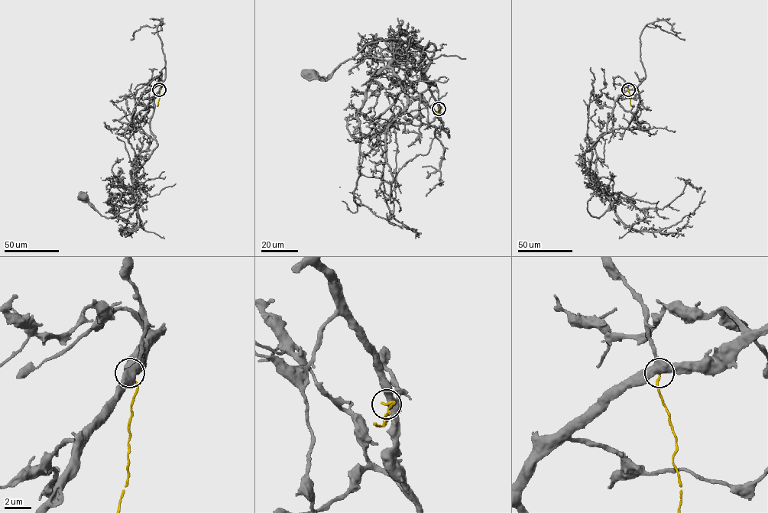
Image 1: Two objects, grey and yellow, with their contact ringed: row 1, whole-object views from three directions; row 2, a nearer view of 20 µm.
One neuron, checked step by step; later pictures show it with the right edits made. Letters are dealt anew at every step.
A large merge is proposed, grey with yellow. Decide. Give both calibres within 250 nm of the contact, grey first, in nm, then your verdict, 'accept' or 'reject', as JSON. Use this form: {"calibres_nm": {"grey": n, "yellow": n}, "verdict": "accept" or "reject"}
{"calibres_nm": {"grey": 420, "yellow": 180}, "verdict": "reject"}

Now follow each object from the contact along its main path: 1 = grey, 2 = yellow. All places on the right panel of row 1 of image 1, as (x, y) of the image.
1: (628, 90), (590, 148), (589, 170), (598, 188), (588, 202), (590, 215), (598, 218), (609, 208), (607, 196)
2: (628, 90), (631, 106)

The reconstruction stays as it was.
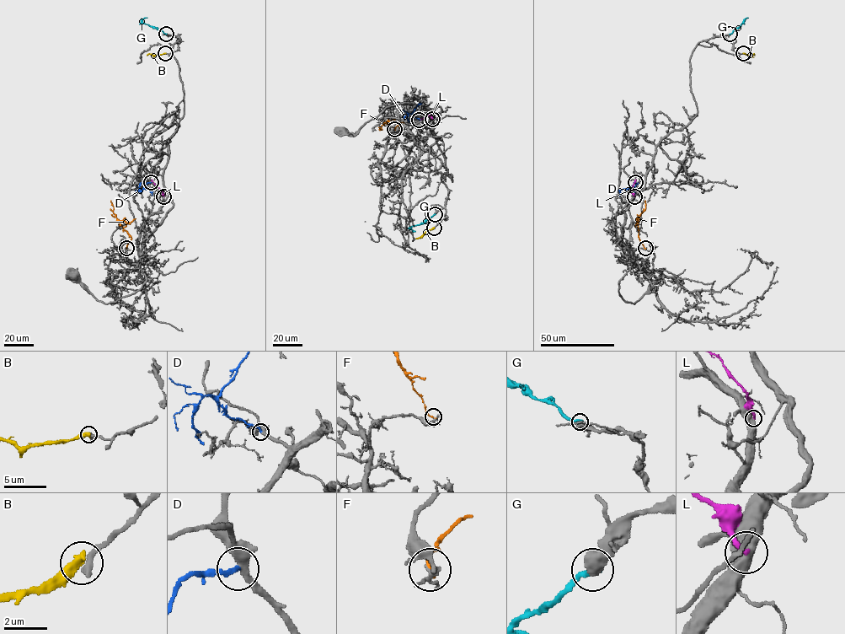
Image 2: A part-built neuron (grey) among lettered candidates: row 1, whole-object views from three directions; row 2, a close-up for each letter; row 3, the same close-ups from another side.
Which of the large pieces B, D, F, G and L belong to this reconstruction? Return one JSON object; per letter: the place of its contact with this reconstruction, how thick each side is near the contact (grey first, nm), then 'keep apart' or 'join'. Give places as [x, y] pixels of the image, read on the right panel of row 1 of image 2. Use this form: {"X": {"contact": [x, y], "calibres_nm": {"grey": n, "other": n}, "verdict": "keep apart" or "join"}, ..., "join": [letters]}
{"B": {"contact": [743, 53], "calibres_nm": {"grey": 400, "other": 500}, "verdict": "keep apart"}, "D": {"contact": [635, 182], "calibres_nm": {"grey": 400, "other": 200}, "verdict": "keep apart"}, "F": {"contact": [645, 248], "calibres_nm": {"grey": 200, "other": 140}, "verdict": "keep apart"}, "G": {"contact": [730, 34], "calibres_nm": {"grey": 700, "other": 380}, "verdict": "join"}, "L": {"contact": [634, 196], "calibres_nm": {"grey": 550, "other": 240}, "verdict": "keep apart"}, "join": ["G"]}

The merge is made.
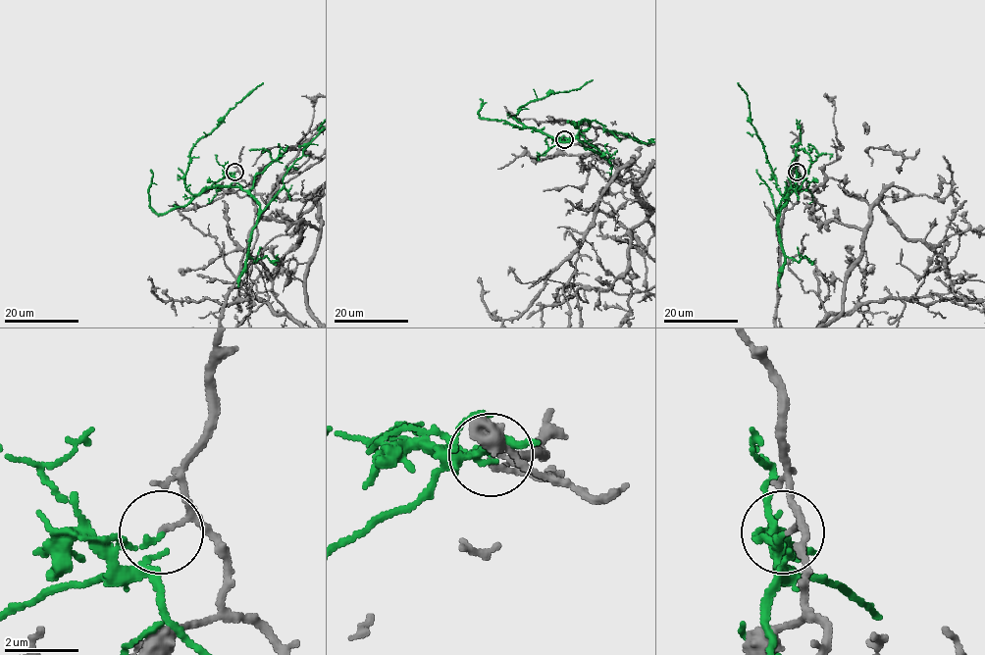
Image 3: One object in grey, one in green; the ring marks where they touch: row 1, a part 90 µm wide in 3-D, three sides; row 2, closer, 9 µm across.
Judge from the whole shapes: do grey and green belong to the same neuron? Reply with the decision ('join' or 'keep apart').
keep apart

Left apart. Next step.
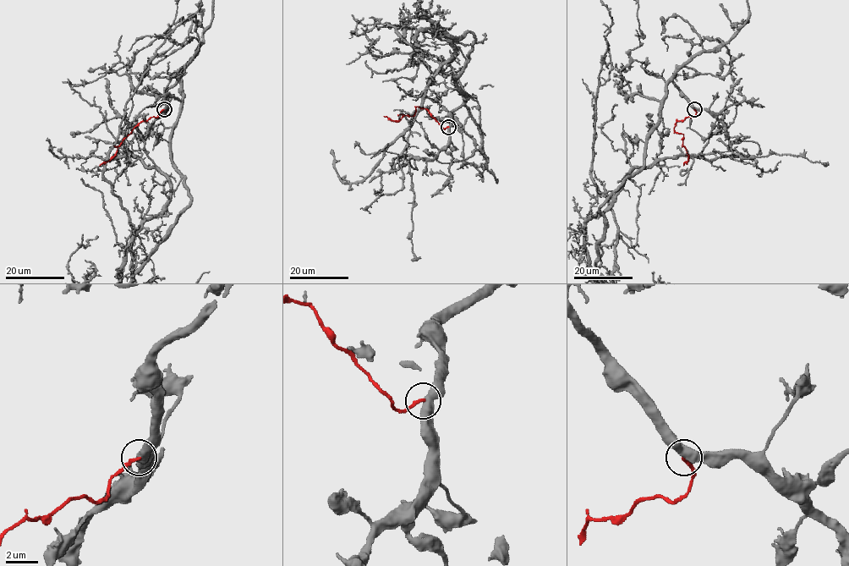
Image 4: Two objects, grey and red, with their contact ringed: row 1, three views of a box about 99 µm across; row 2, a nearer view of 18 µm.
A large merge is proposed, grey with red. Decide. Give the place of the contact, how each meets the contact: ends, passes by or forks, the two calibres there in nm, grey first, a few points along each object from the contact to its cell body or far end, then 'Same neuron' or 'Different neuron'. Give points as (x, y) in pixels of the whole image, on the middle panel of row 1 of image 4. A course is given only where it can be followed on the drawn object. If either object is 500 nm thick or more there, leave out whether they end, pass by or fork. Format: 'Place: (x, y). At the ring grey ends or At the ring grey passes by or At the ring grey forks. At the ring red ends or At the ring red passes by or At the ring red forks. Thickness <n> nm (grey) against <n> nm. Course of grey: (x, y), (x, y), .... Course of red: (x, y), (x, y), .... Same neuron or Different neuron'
Place: (448, 127). Thickness 500 nm (grey) against 200 nm. Course of red: (447, 127), (443, 129), (427, 110), (419, 107), (413, 116), (403, 115), (398, 120), (384, 116). Different neuron

